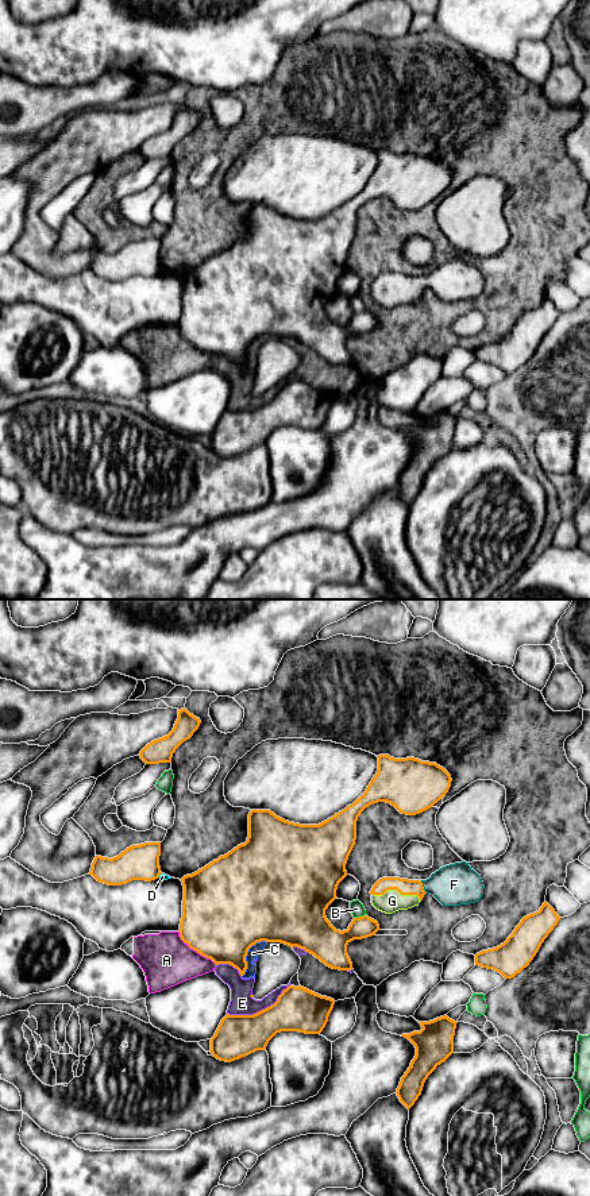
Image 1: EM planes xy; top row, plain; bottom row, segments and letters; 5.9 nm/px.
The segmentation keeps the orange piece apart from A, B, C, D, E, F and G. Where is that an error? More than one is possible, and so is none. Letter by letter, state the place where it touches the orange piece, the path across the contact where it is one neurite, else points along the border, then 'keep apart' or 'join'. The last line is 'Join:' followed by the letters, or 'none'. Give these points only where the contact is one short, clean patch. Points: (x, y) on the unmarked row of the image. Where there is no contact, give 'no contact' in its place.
A: meets orange in xy at (195, 344); keep apart
B: meets orange in xy at (359, 312); keep apart
C: meets orange in xy at (246, 350); border along xy (265, 335), (257, 336), (249, 344), (246, 366), (242, 371); keep apart
D: meets orange in xy at (159, 269); border along xy (161, 267), (158, 272); keep apart
E: meets orange in xy at (259, 406); keep apart
F: meets orange in xy at (423, 282); runs through xy (405, 282), (423, 282), (454, 280); join
G: meets orange in xy at (397, 285); runs through xy (405, 282), (397, 285), (392, 290), (392, 296); join
Join: F, G

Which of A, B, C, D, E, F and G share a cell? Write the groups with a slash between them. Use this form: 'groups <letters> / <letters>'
groups A C D E / B / F G

